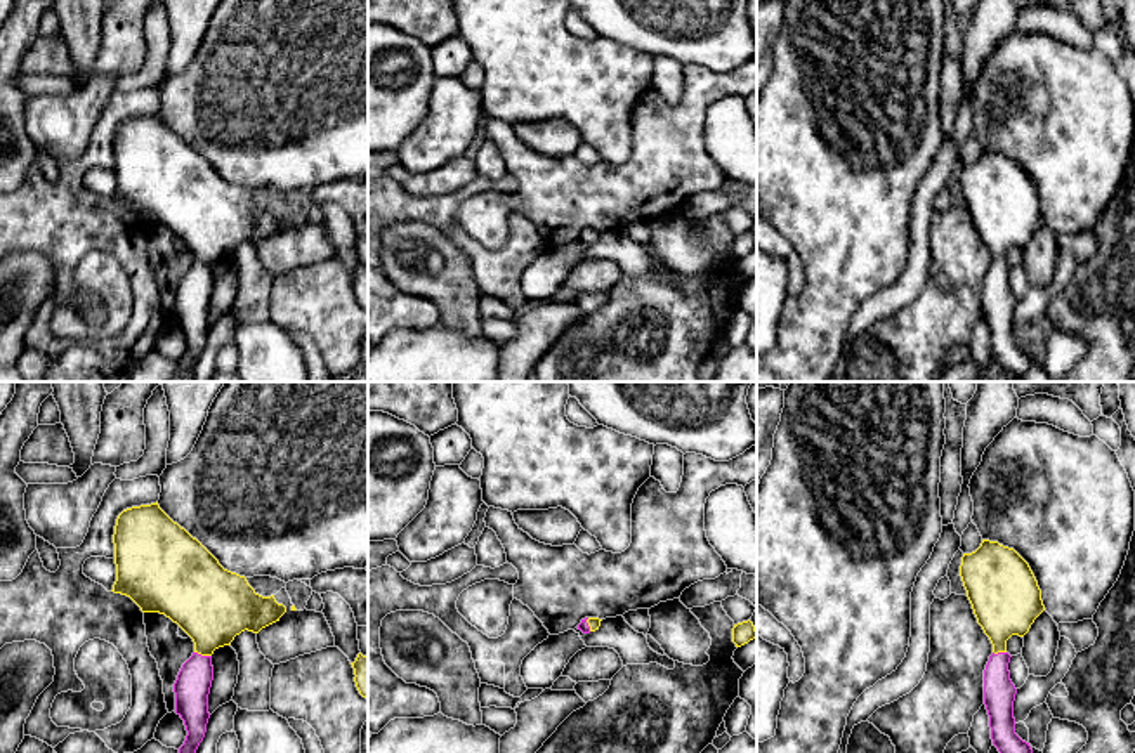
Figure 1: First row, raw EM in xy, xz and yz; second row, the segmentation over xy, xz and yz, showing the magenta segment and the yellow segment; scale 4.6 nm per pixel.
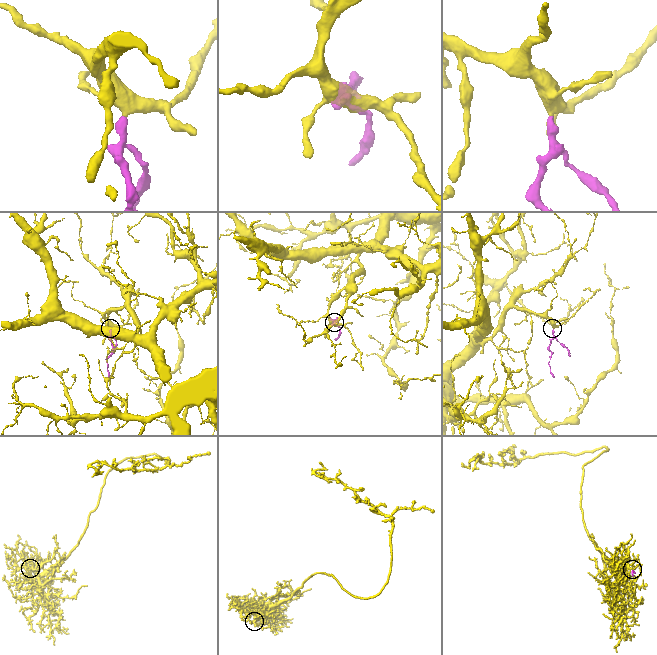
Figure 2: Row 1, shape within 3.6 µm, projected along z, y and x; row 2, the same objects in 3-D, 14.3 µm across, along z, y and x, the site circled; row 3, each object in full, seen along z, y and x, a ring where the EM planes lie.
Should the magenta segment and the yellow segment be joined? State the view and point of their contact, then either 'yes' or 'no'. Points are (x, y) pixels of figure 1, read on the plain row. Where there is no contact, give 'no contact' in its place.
contact xy (203, 268); yes

